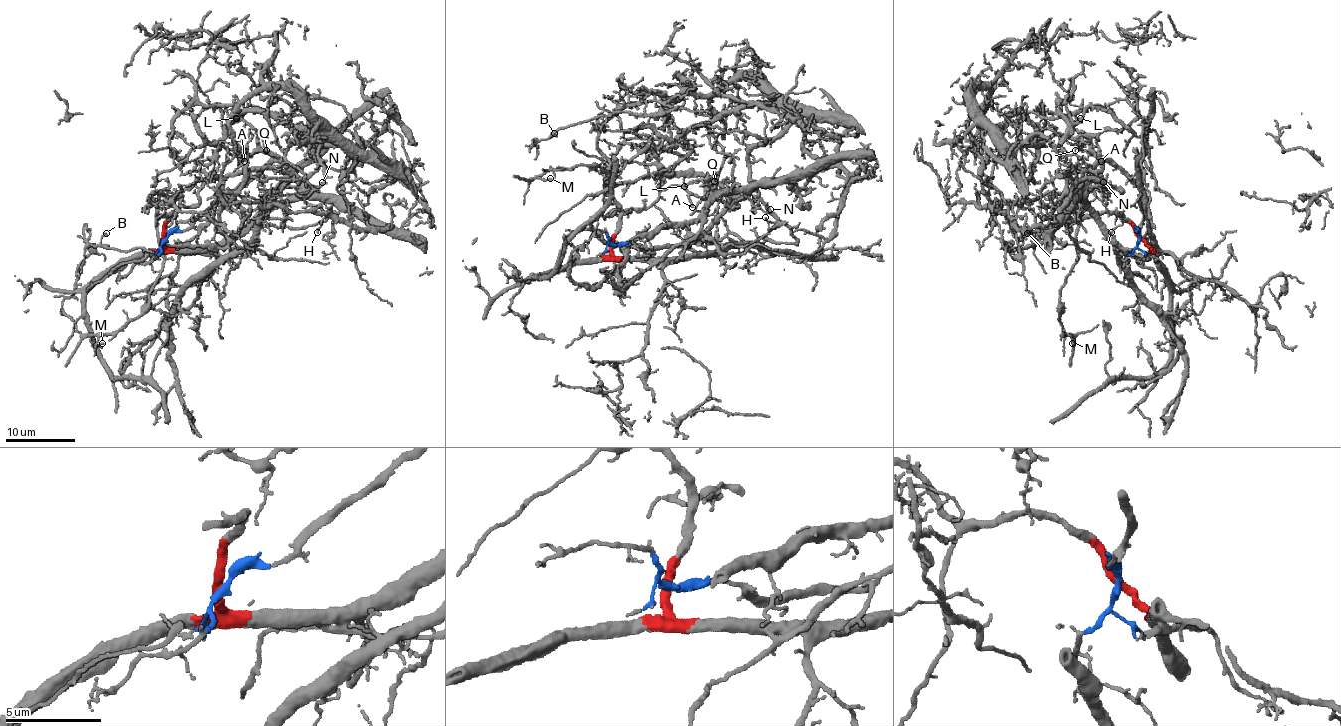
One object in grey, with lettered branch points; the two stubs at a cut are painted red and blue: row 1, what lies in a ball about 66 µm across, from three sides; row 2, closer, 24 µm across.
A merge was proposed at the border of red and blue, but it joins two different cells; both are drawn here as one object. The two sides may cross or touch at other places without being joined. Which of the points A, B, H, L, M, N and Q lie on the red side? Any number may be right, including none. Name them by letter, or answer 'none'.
B, H, M

